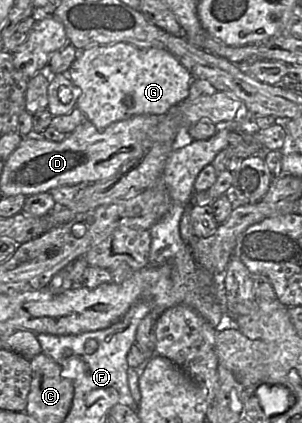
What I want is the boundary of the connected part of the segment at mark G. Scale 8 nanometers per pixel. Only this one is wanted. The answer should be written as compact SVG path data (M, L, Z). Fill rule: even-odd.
M127 42L78 51L68 77L81 90L76 106L99 130L141 114L162 115L189 95L191 73L168 51Z

